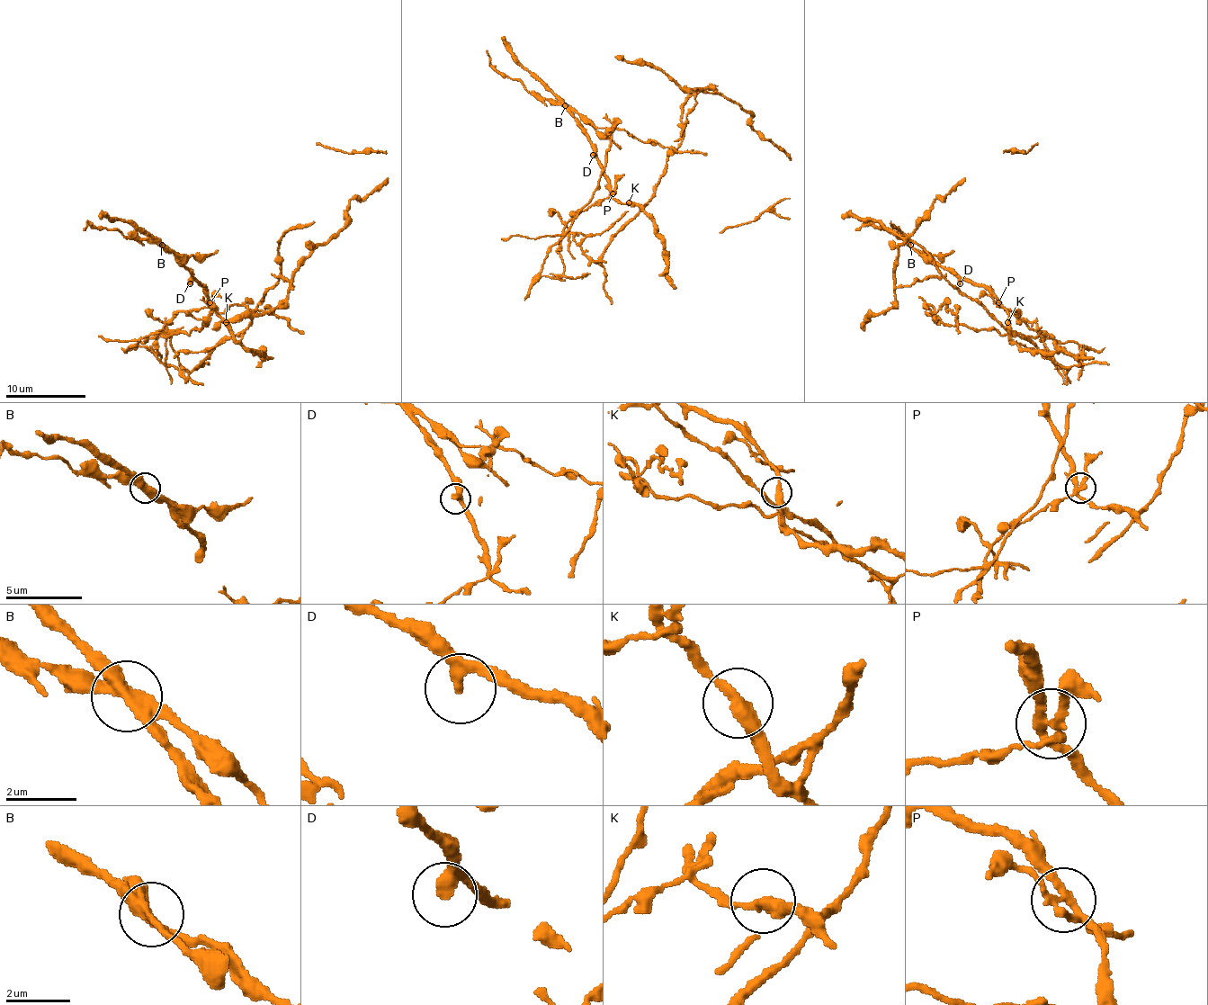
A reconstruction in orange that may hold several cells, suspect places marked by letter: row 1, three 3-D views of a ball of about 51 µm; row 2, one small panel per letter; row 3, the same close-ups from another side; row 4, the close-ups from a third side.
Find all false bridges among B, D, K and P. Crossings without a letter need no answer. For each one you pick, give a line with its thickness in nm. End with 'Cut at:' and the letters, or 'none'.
B: 420 nm
P: 260 nm
Cut at: B, P

